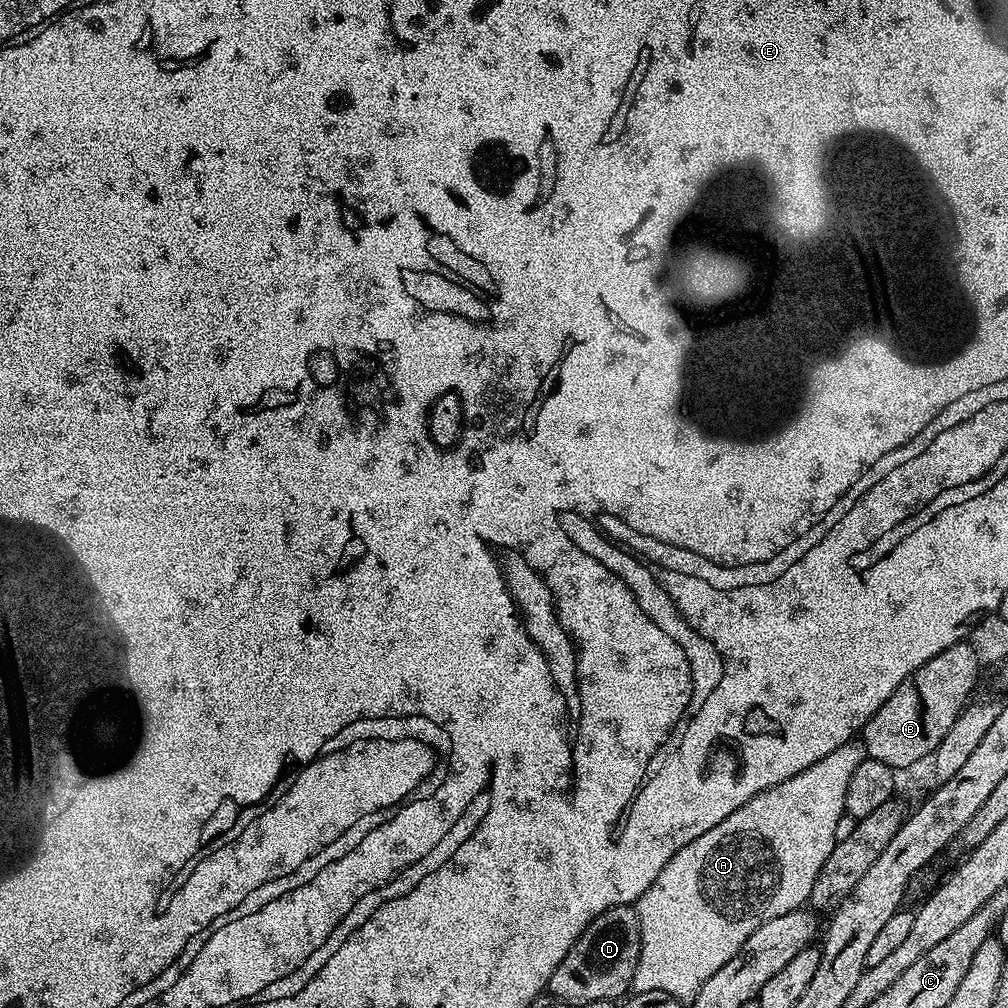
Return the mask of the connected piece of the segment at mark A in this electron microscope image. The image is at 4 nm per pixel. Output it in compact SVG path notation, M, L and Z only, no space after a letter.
M854 738L849 744L838 746L838 750L834 750L834 754L826 754L826 758L822 758L822 762L814 762L814 766L806 766L806 770L794 774L794 778L786 778L786 782L778 782L778 786L770 786L770 790L762 790L757 796L750 798L750 802L738 806L738 810L734 810L734 814L730 814L730 818L722 818L722 822L718 822L718 826L714 826L714 830L706 830L706 834L702 834L698 838L694 838L694 842L682 846L682 850L678 850L678 854L674 854L674 858L670 858L670 862L666 862L666 866L662 866L662 874L658 874L658 878L654 878L654 882L642 893L634 905L640 919L640 953L638 954L638 966L634 970L634 978L632 979L631 991L633 993L663 990L665 994L670 994L678 1001L691 1001L692 997L698 994L698 990L702 990L702 982L706 982L706 978L710 978L710 974L722 970L722 966L726 966L726 962L730 962L730 958L734 958L734 954L738 954L738 950L742 950L746 938L750 938L750 934L754 934L754 930L758 930L758 926L762 926L762 922L770 922L770 918L778 918L782 914L790 914L803 909L809 903L814 890L814 882L818 878L822 866L826 866L826 858L830 858L830 850L834 850L838 833L841 831L840 816L845 815L846 786L850 782L854 770L858 770L858 766L864 759L866 759L866 753L863 743L859 739Z

